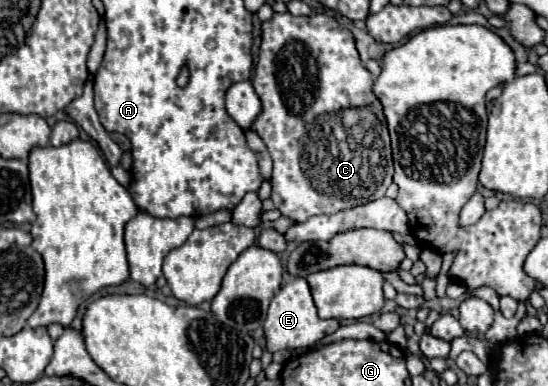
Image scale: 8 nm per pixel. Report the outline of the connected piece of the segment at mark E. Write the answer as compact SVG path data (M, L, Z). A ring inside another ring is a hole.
M298 277L278 289L278 293L270 301L268 317L264 321L264 335L266 335L266 351L274 353L280 349L308 349L322 337L334 333L338 329L336 319L320 319L316 313L316 305L310 295L308 281Z

